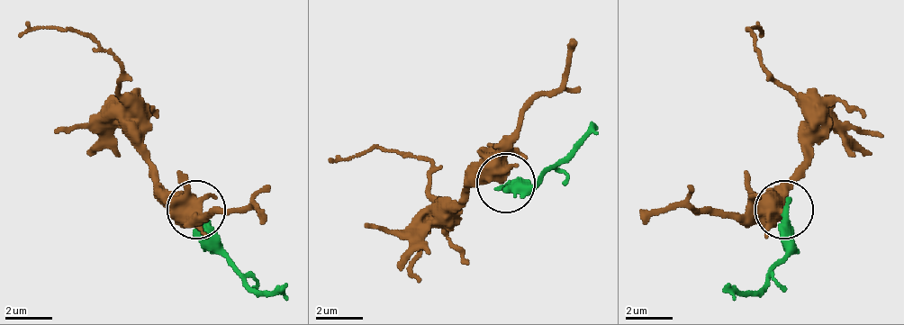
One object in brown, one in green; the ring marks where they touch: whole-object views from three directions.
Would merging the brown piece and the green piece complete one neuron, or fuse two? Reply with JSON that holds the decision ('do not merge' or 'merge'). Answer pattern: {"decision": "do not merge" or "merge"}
{"decision": "do not merge"}

